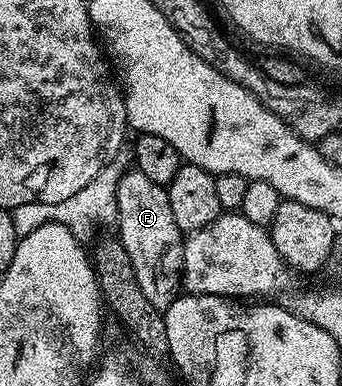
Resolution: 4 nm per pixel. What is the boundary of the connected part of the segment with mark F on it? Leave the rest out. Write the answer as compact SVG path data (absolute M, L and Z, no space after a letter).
M135 169L126 170L117 183L117 222L116 234L119 236L123 249L127 249L127 257L131 257L132 268L138 277L138 283L155 309L165 312L175 302L181 286L181 244L183 232L175 225L175 216L171 214L171 201L166 188L155 185L144 173Z

